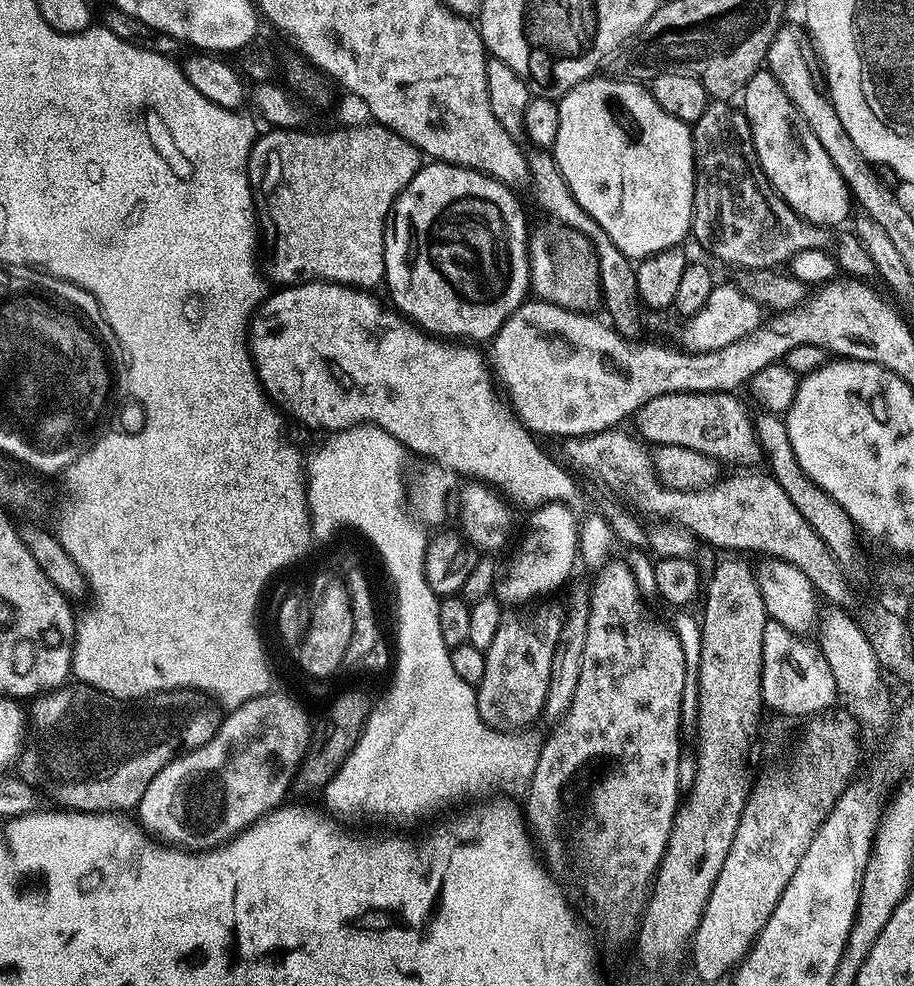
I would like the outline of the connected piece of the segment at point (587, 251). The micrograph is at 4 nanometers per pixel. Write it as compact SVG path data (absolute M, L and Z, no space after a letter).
M559 222L549 228L533 227L528 234L528 274L530 288L539 299L559 308L587 313L601 303L600 267L591 241L578 230Z

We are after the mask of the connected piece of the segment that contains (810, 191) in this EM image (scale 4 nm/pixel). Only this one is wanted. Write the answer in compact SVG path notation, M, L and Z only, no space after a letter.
M767 70L756 72L754 78L746 82L743 100L742 111L753 134L758 162L774 190L804 220L812 224L843 225L848 211L854 208L852 193L848 191L842 174L838 174L834 162L830 162L830 154L822 150L822 142L814 138L814 130L806 126L786 90L778 86L774 74Z

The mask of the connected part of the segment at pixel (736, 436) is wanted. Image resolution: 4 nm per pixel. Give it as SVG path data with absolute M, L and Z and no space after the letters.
M675 392L650 398L634 417L635 431L649 445L686 446L698 454L706 454L717 462L756 466L762 460L760 439L756 435L753 413L744 409L739 395L730 392Z

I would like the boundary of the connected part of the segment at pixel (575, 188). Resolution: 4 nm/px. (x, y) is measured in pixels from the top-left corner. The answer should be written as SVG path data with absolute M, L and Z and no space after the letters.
M597 74L589 76L587 80L578 82L578 86L560 97L558 103L558 138L551 146L551 153L556 157L556 165L562 174L562 178L566 178L566 186L570 186L570 194L574 194L574 198L578 202L578 206L582 206L582 210L586 210L586 214L594 222L598 222L598 226L602 226L602 230L606 230L606 234L610 234L610 242L614 242L614 246L618 246L618 250L622 250L622 254L626 254L629 260L639 262L645 256L653 256L667 248L674 248L683 245L685 238L689 235L692 227L692 204L695 202L695 158L692 151L692 128L687 124L683 124L678 118L674 118L674 114L666 114L666 110L662 110L662 106L658 106L658 102L652 96L651 91L643 83L637 82L631 78L623 78L624 80L611 80L605 74Z

